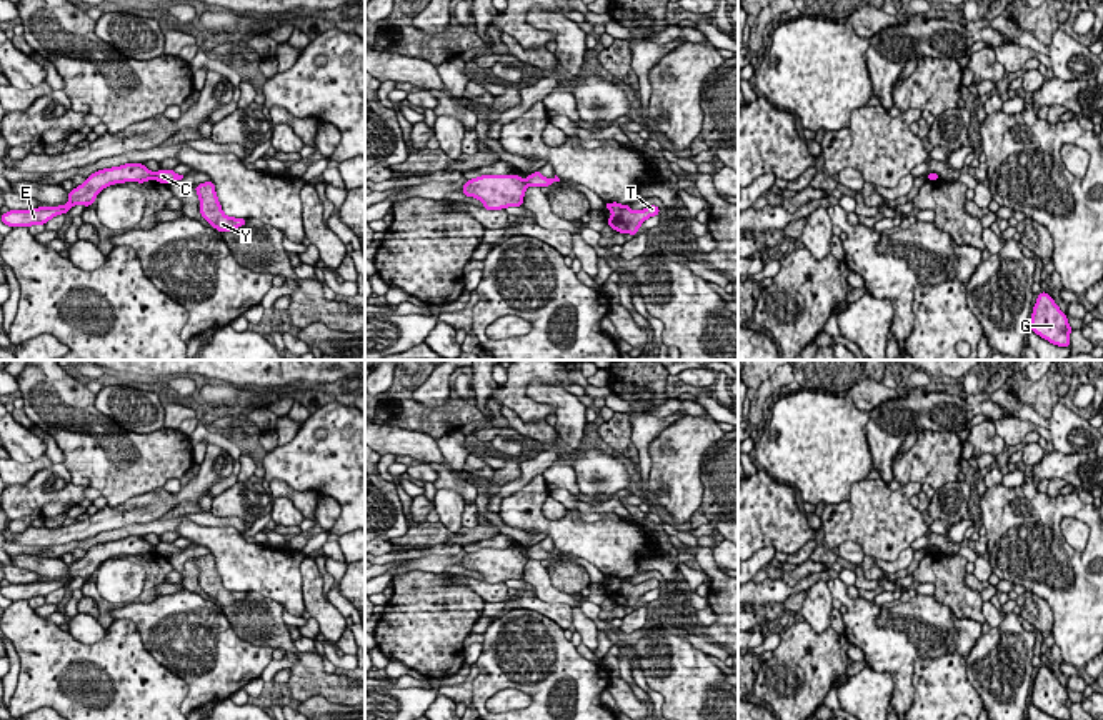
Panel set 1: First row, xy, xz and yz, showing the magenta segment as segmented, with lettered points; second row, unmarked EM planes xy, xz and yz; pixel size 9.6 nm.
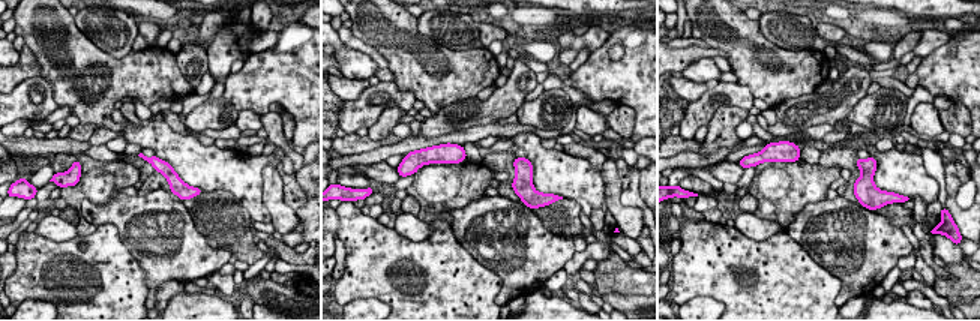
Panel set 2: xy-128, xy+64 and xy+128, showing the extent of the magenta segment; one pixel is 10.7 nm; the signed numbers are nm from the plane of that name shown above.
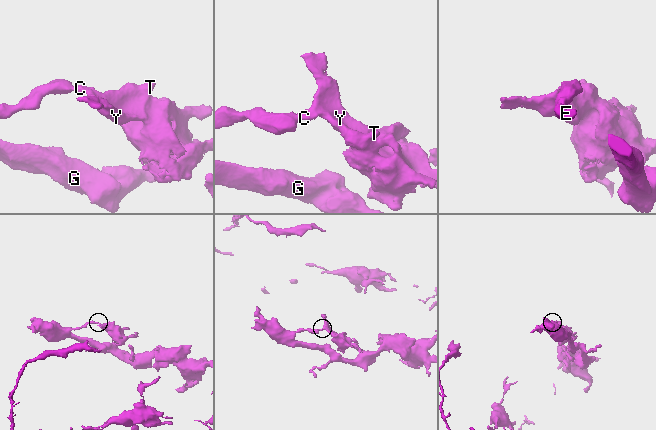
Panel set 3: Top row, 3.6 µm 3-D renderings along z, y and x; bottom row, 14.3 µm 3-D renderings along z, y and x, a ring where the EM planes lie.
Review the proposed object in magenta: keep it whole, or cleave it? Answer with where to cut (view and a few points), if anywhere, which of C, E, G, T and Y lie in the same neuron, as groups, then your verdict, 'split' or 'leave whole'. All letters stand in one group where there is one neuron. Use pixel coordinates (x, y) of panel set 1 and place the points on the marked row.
xy (155, 174), (152, 179) | C T Y / E G | split

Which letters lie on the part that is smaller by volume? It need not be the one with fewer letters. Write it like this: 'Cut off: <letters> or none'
Cut off: C, T, Y

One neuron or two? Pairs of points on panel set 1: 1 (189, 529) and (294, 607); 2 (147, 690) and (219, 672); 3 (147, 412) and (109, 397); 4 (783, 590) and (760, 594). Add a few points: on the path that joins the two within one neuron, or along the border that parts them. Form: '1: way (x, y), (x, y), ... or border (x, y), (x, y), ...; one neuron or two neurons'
1: way (215, 539), (247, 567), (257, 567), (270, 580); one neuron
2: border (154, 657), (185, 682), (187, 695), (184, 702); two neurons
3: way (137, 410), (119, 400); one neuron
4: way (778, 590), (765, 592); one neuron

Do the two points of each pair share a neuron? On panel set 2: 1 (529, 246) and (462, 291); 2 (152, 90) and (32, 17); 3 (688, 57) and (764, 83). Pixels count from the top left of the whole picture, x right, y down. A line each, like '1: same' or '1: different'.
1: different
2: same
3: different

